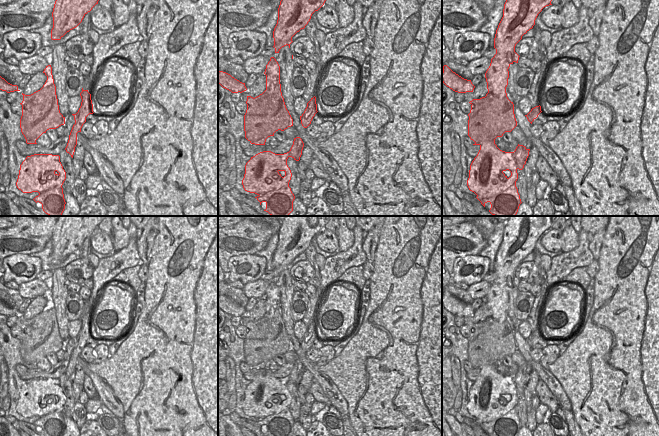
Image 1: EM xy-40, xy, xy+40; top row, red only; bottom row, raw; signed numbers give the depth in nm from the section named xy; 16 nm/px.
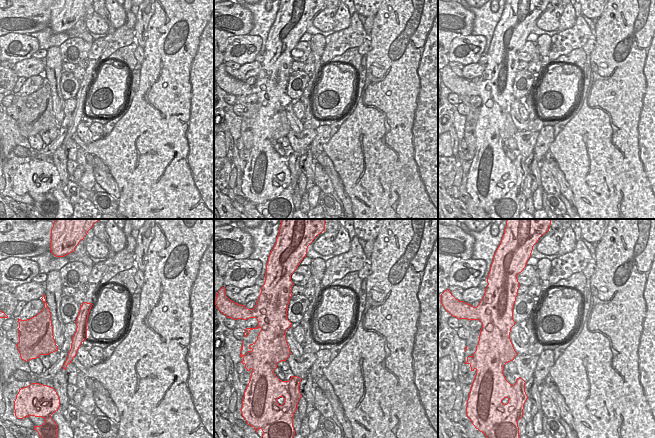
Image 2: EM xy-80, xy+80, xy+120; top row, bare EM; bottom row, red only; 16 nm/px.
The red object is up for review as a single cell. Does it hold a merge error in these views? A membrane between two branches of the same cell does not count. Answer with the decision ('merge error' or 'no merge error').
merge error

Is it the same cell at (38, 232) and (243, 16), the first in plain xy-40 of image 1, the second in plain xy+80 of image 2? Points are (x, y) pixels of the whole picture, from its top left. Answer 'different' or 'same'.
same

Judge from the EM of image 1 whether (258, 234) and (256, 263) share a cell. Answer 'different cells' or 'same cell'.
different cells

